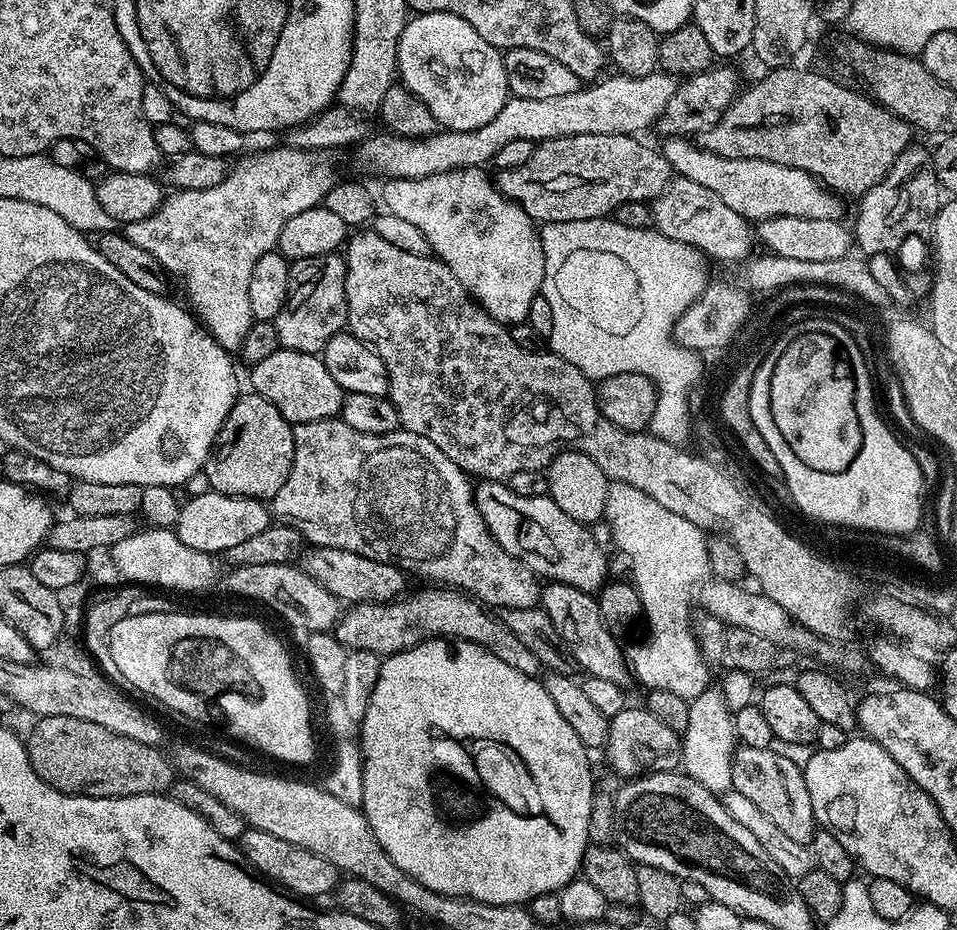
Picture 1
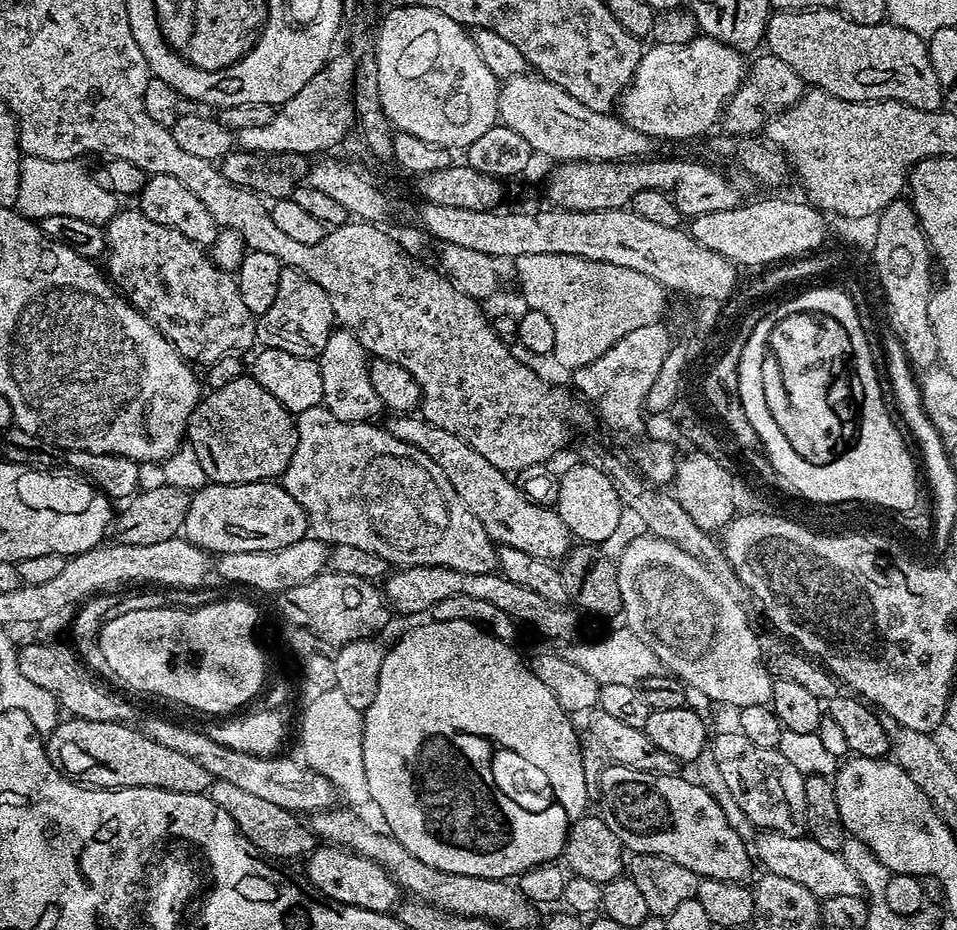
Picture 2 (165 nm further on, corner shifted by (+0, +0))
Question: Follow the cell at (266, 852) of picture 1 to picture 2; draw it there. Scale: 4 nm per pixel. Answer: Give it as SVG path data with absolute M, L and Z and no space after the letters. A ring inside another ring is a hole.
M325 843L308 853L306 863L308 880L313 884L311 887L329 901L358 906L362 910L391 913L402 899L402 889L396 885L392 875L378 862L352 851L351 848Z

